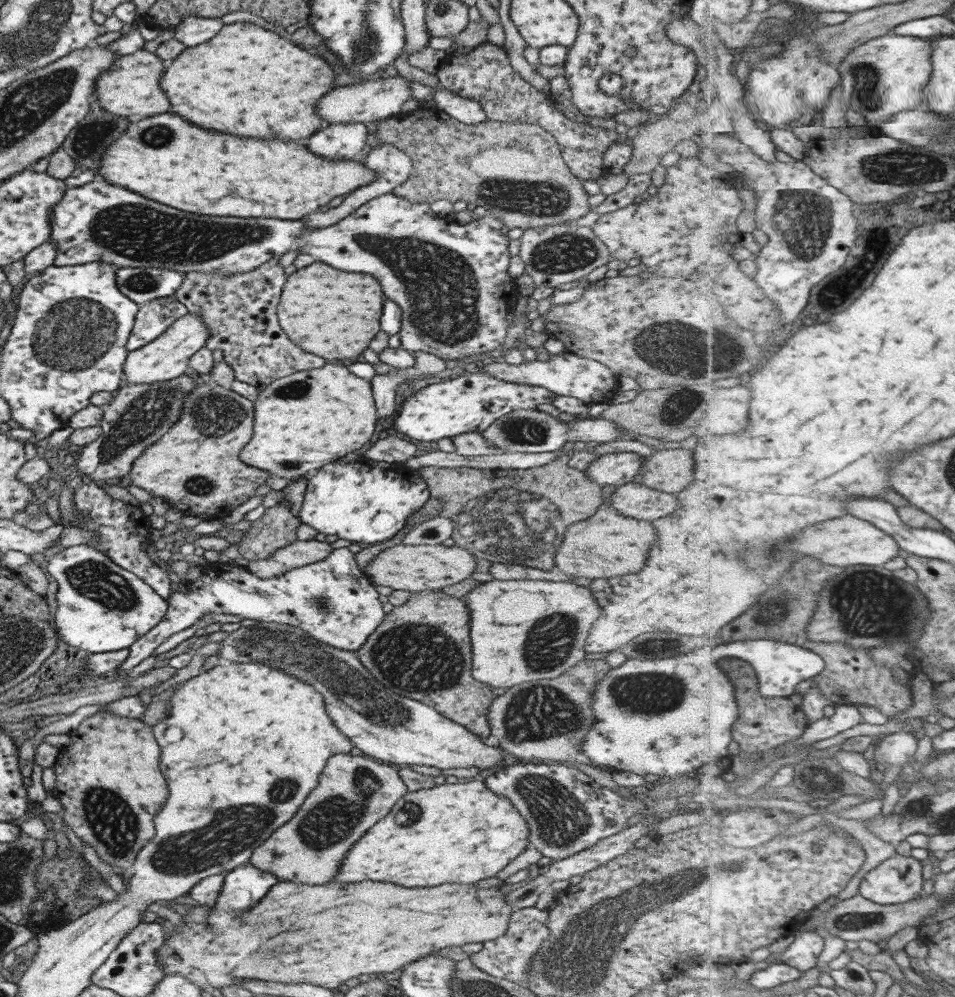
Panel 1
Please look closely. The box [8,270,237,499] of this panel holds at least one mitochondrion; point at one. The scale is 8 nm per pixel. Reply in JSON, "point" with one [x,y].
{"point":[70,336]}

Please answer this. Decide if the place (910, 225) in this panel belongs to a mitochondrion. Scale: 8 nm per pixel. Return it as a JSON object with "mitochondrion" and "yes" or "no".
{"mitochondrion":"no"}

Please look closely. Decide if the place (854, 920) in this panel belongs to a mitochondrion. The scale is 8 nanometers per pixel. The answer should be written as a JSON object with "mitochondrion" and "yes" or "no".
{"mitochondrion":"yes"}

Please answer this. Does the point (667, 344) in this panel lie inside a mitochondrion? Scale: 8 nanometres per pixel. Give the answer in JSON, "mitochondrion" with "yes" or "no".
{"mitochondrion":"yes"}

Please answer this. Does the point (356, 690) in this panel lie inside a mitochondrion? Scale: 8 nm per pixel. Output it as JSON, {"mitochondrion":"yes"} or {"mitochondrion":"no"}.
{"mitochondrion":"yes"}

